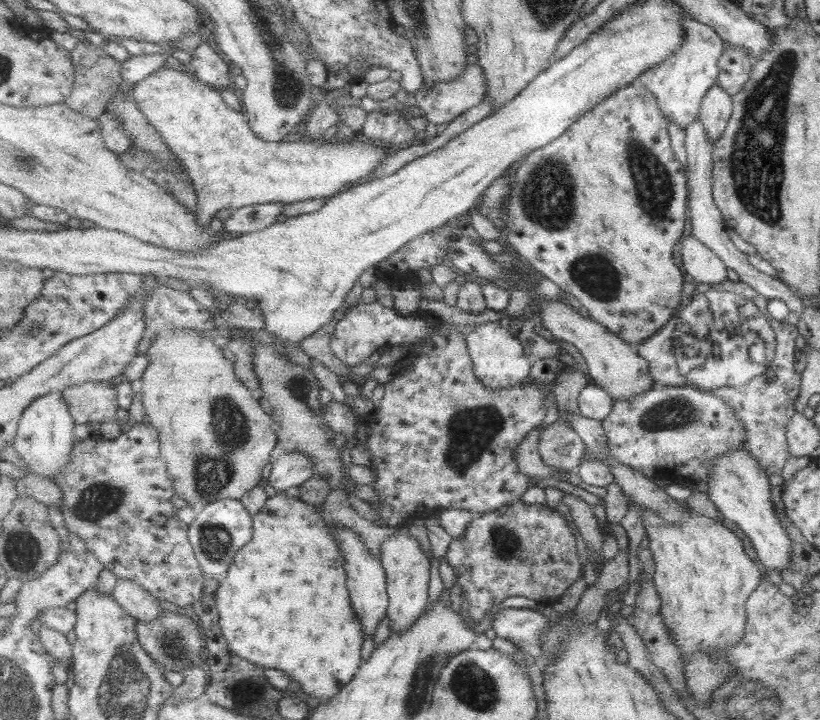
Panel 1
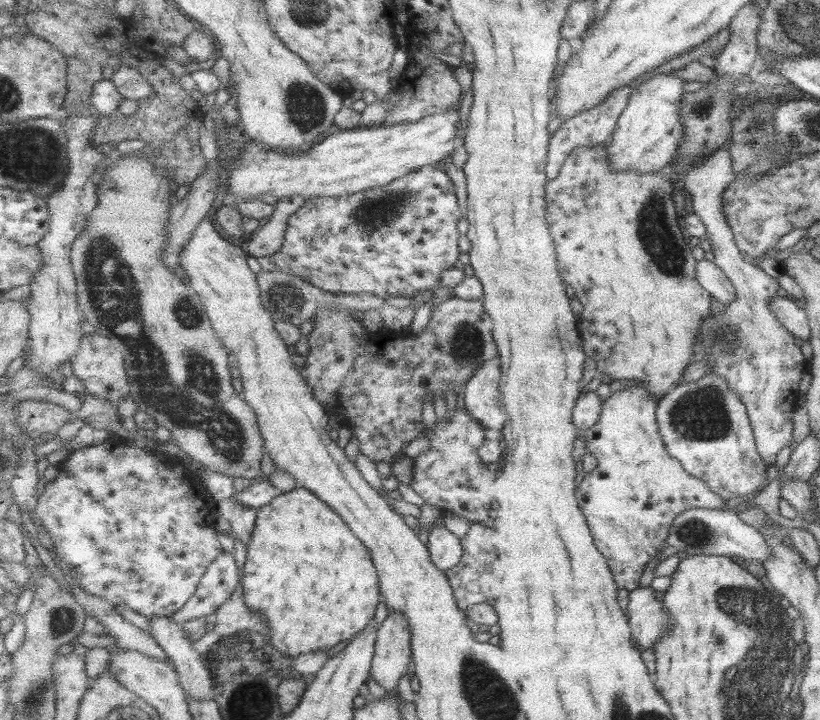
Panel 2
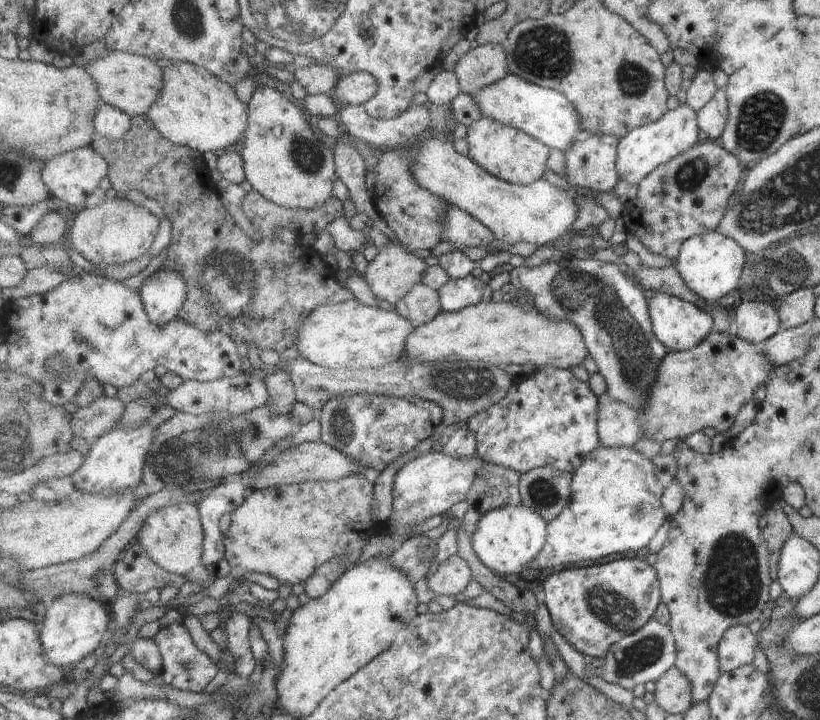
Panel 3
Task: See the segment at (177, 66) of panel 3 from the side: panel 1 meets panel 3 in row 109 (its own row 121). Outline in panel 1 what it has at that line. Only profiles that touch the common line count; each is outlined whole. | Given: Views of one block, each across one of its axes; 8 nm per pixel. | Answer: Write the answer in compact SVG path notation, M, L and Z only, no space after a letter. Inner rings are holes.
M164 65L146 80L139 82L135 88L136 101L151 124L158 128L164 139L170 143L174 153L184 161L190 171L193 185L199 194L198 220L202 228L210 228L212 220L223 208L231 211L248 205L279 203L299 203L310 199L330 200L338 191L346 191L346 185L368 177L384 165L396 148L387 144L366 140L361 136L353 142L334 143L332 141L284 140L266 142L253 132L250 120L243 111L235 110L226 104L224 96L217 89L198 79L197 75L182 70L175 70Z

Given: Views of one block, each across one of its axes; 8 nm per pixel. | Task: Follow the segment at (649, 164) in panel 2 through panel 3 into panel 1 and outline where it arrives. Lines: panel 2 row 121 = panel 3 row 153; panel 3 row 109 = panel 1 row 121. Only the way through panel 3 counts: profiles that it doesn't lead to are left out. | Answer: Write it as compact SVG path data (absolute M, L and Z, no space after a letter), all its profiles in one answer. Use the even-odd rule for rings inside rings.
M686 15L684 24L686 24L688 35L686 35L682 49L678 49L672 57L668 57L666 61L646 71L640 78L640 83L644 83L648 89L658 95L660 107L668 120L676 121L682 129L687 131L698 116L698 110L701 110L701 100L705 98L710 87L714 86L718 75L721 74L718 62L725 50L724 40L710 25L698 21L690 15Z

